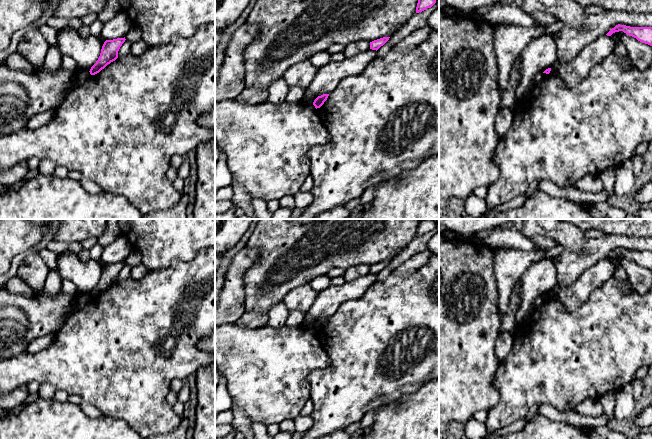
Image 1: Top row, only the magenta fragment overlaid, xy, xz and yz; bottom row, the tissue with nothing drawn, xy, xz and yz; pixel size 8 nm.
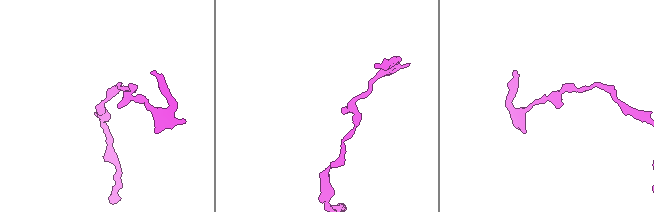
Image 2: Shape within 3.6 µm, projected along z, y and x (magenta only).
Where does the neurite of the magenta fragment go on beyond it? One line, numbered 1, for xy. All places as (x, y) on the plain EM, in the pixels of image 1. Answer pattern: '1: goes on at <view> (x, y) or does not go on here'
1: does not go on here

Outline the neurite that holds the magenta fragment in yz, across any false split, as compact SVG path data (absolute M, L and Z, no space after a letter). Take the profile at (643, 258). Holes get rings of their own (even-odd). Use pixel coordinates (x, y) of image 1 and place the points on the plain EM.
M616 249L606 259L611 260L615 256L623 255L638 265L652 270L652 251L630 251L626 249Z

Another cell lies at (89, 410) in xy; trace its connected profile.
M82 401L79 406L84 412L84 414L89 418L99 418L102 416L101 411L99 411L95 406L86 401Z

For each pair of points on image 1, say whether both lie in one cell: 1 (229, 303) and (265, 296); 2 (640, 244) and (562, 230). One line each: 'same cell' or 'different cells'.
1: different cells
2: same cell

